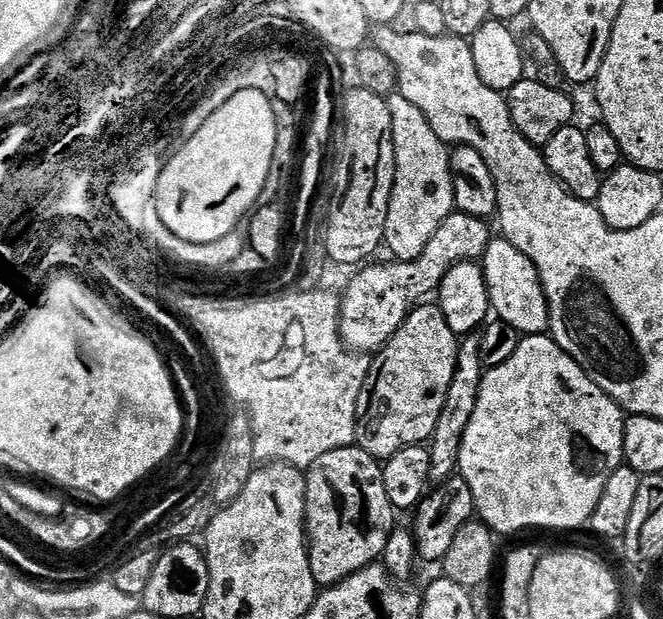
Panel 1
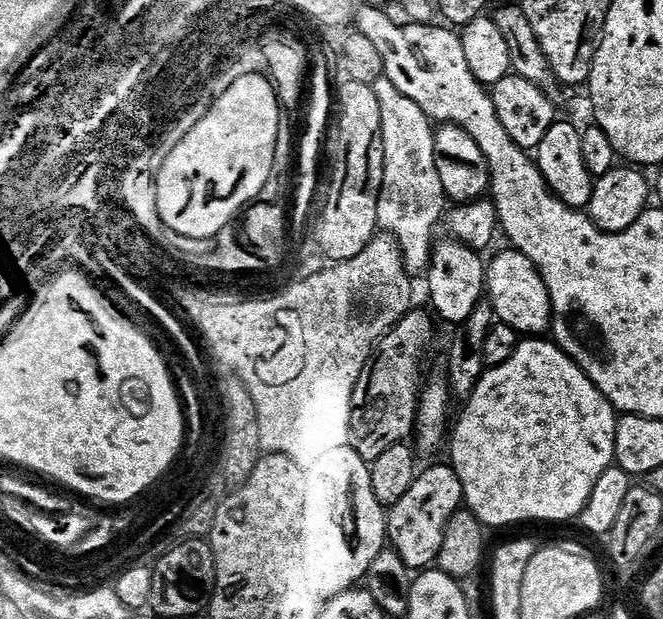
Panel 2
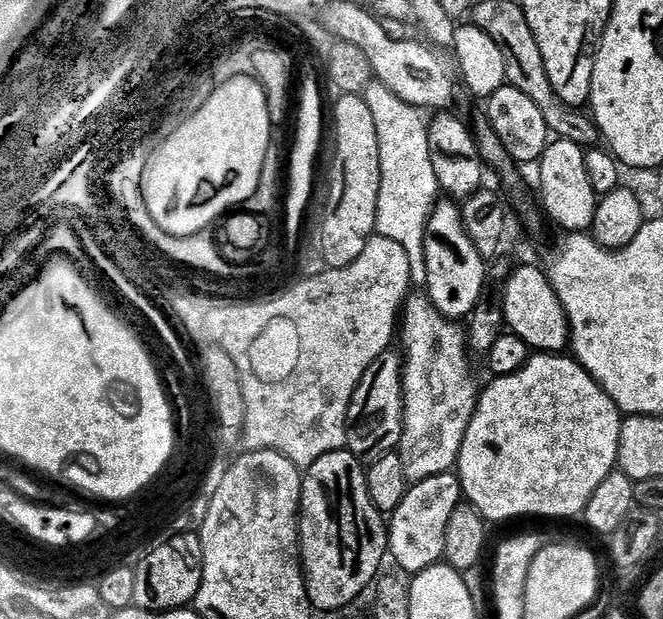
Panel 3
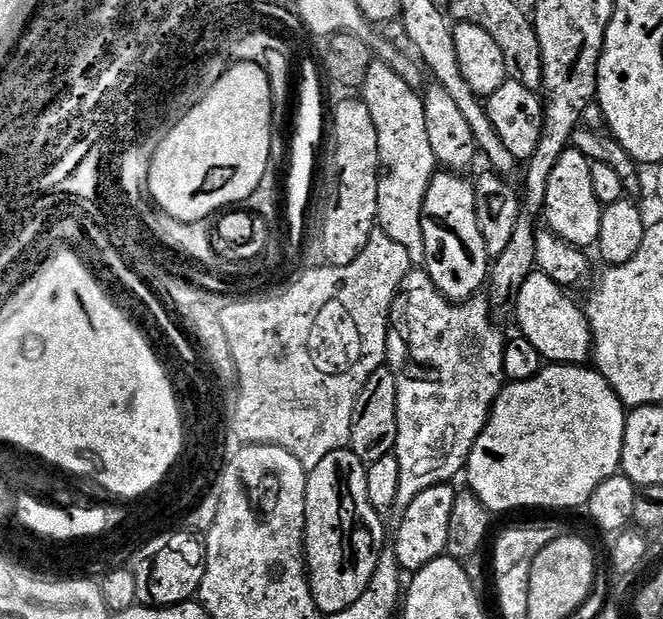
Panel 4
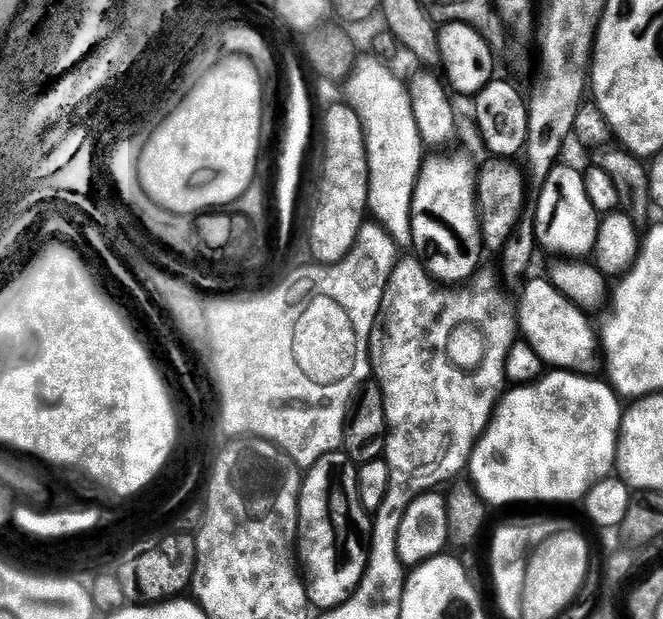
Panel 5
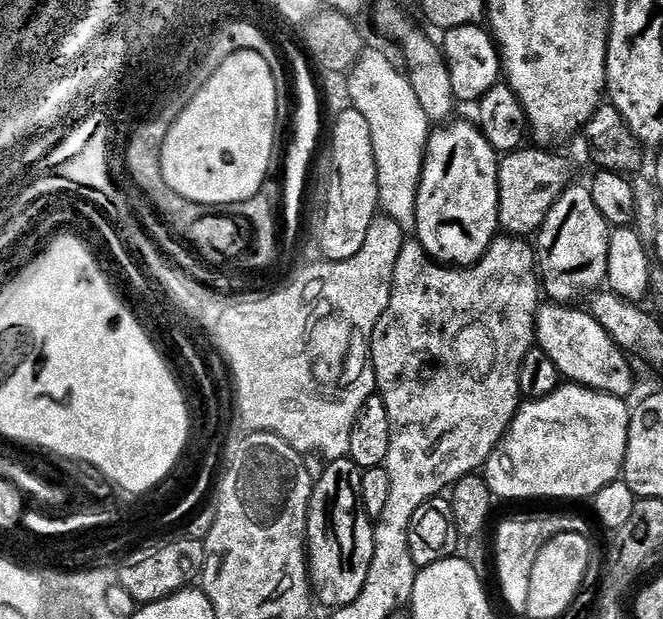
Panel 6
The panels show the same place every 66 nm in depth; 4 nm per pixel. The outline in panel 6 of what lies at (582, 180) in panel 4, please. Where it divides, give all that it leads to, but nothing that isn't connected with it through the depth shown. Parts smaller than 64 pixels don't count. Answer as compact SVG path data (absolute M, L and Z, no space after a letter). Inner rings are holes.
M573 183L564 189L561 195L554 202L549 213L546 214L545 222L539 228L535 237L536 244L540 247L538 252L538 268L542 273L542 288L548 292L553 301L564 302L567 296L576 296L583 288L595 289L605 283L608 274L608 237L610 225L604 219L604 215L594 206L591 187Z

